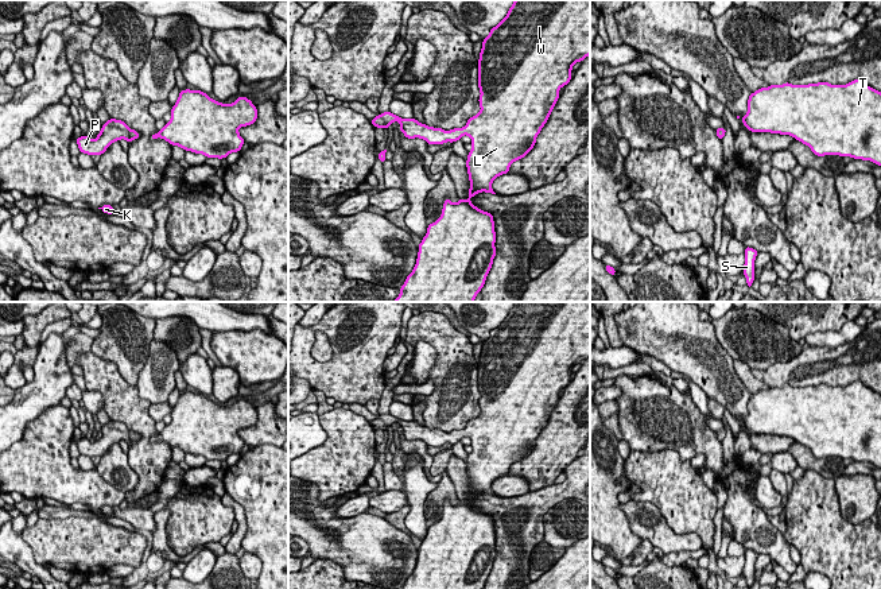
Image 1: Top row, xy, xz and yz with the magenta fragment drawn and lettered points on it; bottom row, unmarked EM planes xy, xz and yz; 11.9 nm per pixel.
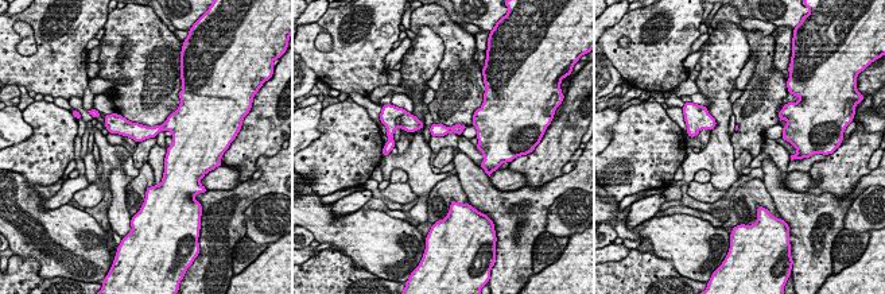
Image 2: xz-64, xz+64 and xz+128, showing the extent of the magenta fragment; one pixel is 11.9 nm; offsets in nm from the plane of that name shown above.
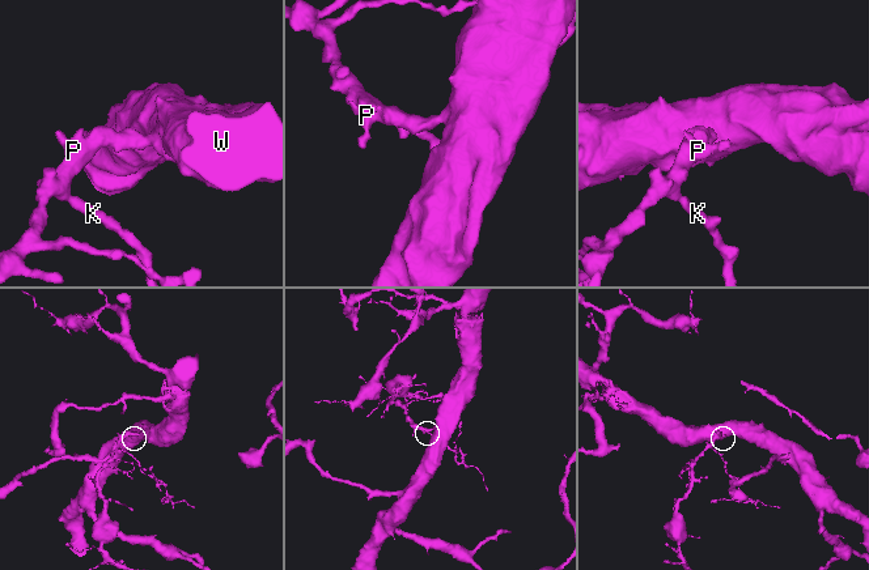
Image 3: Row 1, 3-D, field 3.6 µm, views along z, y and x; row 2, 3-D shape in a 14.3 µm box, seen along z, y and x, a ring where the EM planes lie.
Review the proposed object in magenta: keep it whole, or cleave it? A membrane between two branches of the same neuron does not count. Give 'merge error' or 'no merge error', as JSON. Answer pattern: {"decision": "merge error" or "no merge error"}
{"decision": "no merge error"}

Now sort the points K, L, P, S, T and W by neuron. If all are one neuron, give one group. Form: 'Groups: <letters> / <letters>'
Groups: K L P S T W

